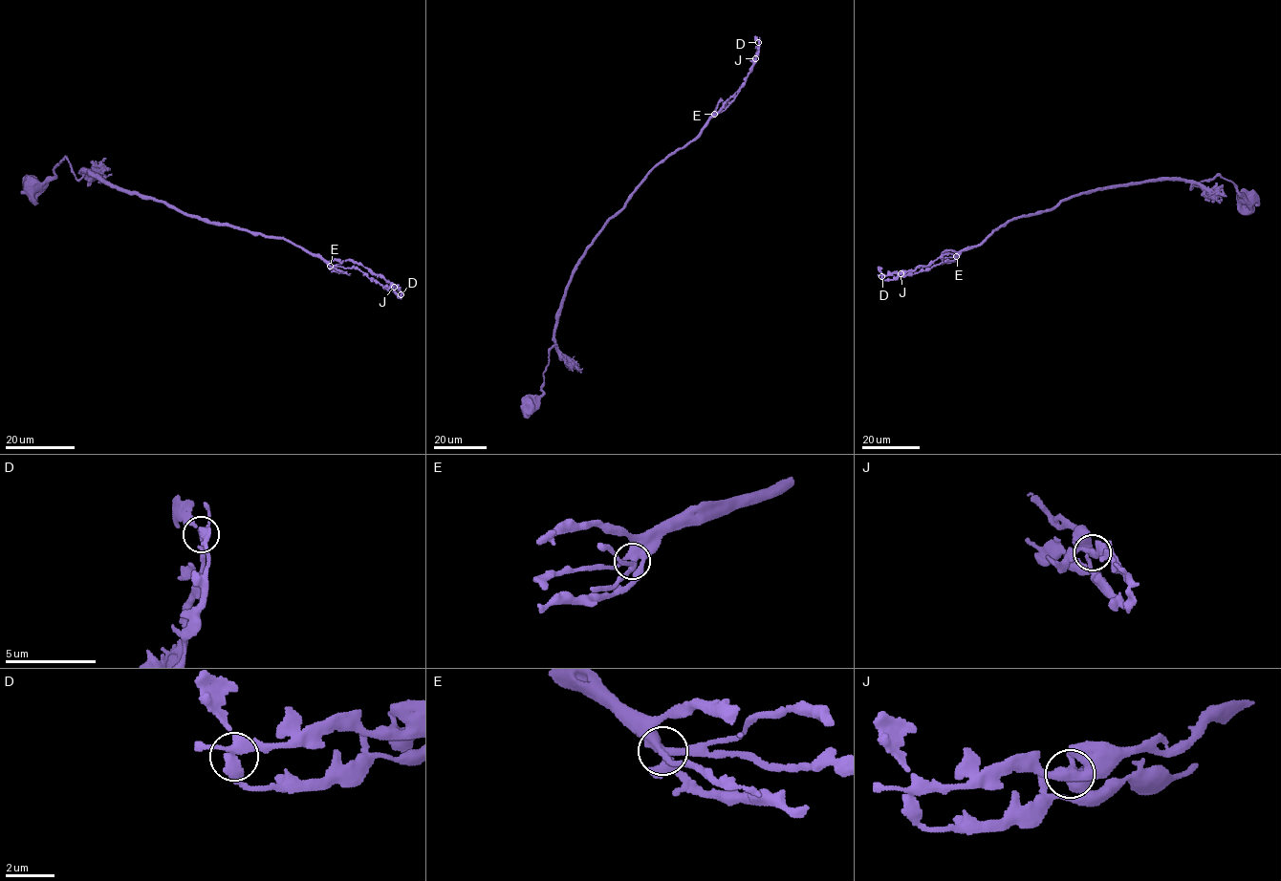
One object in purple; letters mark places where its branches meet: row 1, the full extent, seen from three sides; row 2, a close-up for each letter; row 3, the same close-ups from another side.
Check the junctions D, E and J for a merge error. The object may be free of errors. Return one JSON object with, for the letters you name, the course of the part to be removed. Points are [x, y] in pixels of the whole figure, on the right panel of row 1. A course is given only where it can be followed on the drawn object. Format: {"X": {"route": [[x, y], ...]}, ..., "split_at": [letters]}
{"split_at": []}

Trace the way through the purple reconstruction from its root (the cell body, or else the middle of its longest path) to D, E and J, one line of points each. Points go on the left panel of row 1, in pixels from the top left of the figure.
D: (32, 184), (54, 176), (54, 166), (66, 158), (77, 179), (83, 170), (206, 222), (284, 237), (401, 294)
E: (32, 184), (54, 176), (54, 166), (66, 158), (77, 179), (83, 170), (206, 222), (284, 237), (330, 266)
J: (32, 184), (66, 158), (77, 179), (83, 170), (206, 222), (284, 237), (394, 287)

